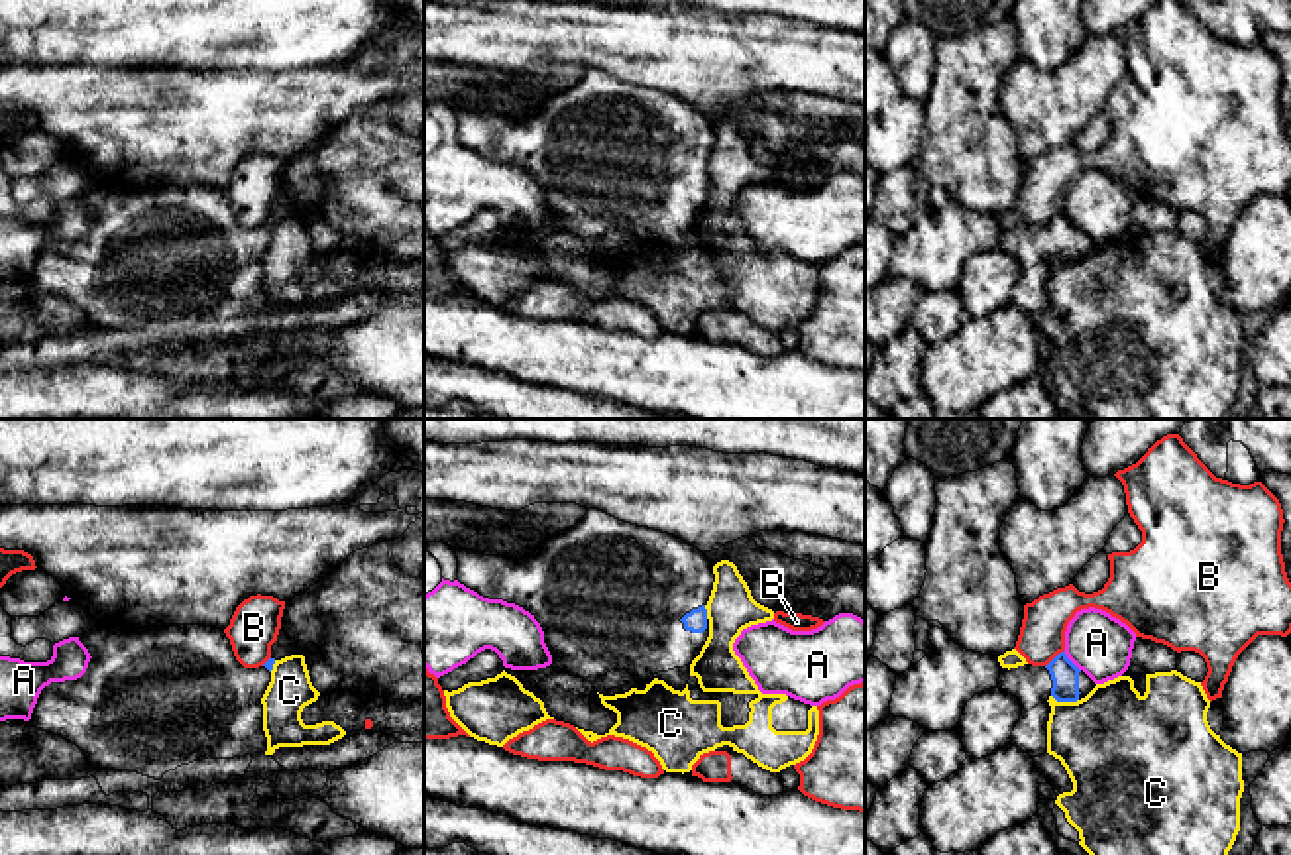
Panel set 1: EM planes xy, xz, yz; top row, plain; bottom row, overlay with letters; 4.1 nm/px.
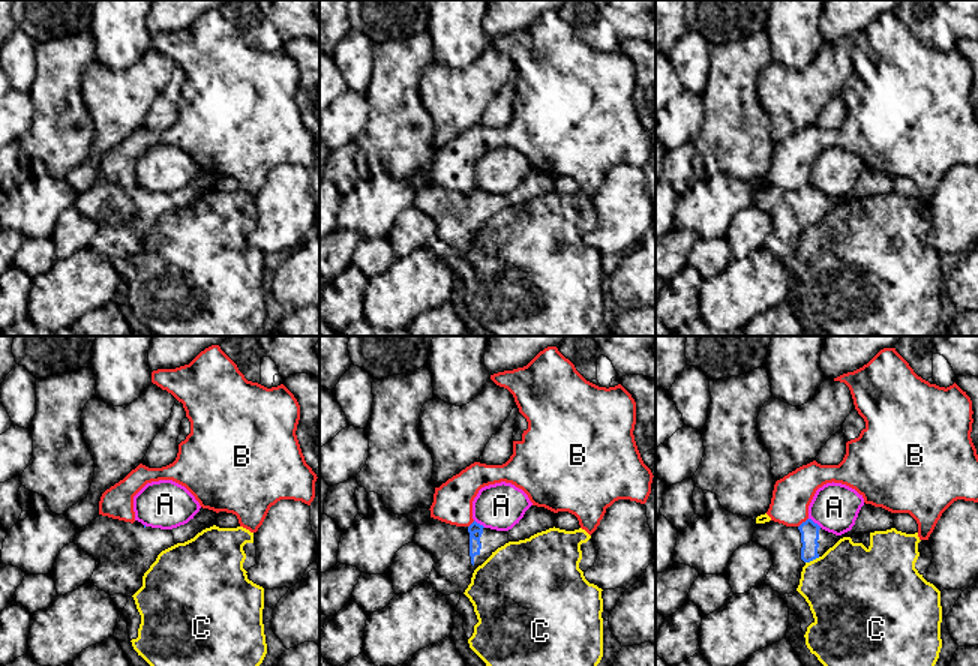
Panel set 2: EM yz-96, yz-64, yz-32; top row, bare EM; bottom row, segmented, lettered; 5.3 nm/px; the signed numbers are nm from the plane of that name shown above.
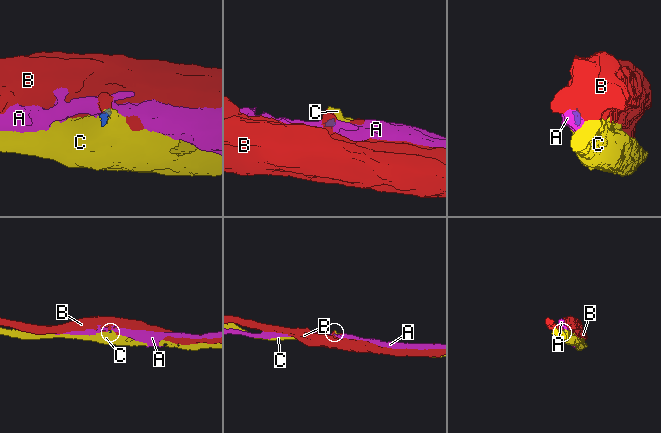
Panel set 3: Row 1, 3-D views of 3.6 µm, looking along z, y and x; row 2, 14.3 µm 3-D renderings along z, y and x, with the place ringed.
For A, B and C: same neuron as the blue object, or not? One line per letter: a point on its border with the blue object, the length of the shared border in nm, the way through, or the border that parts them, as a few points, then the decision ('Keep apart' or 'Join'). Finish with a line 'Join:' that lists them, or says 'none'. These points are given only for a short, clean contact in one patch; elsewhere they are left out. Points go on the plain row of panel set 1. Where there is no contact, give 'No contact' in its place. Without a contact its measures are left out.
A: Touches blue at yz (1069, 221). Shared border 110 nm. Boundary: yz (1064, 211), (1079, 230). Keep apart
B: Touches blue at yz (1054, 219). Shared border 110 nm. Boundary: yz (1064, 209), (1046, 227). Keep apart
C: Touches blue at yz (1066, 260). Shared border 110 nm. Boundary: yz (1052, 254), (1058, 260), (1077, 260). Keep apart
Join: none

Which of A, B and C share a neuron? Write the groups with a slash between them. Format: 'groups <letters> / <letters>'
groups A / B / C

